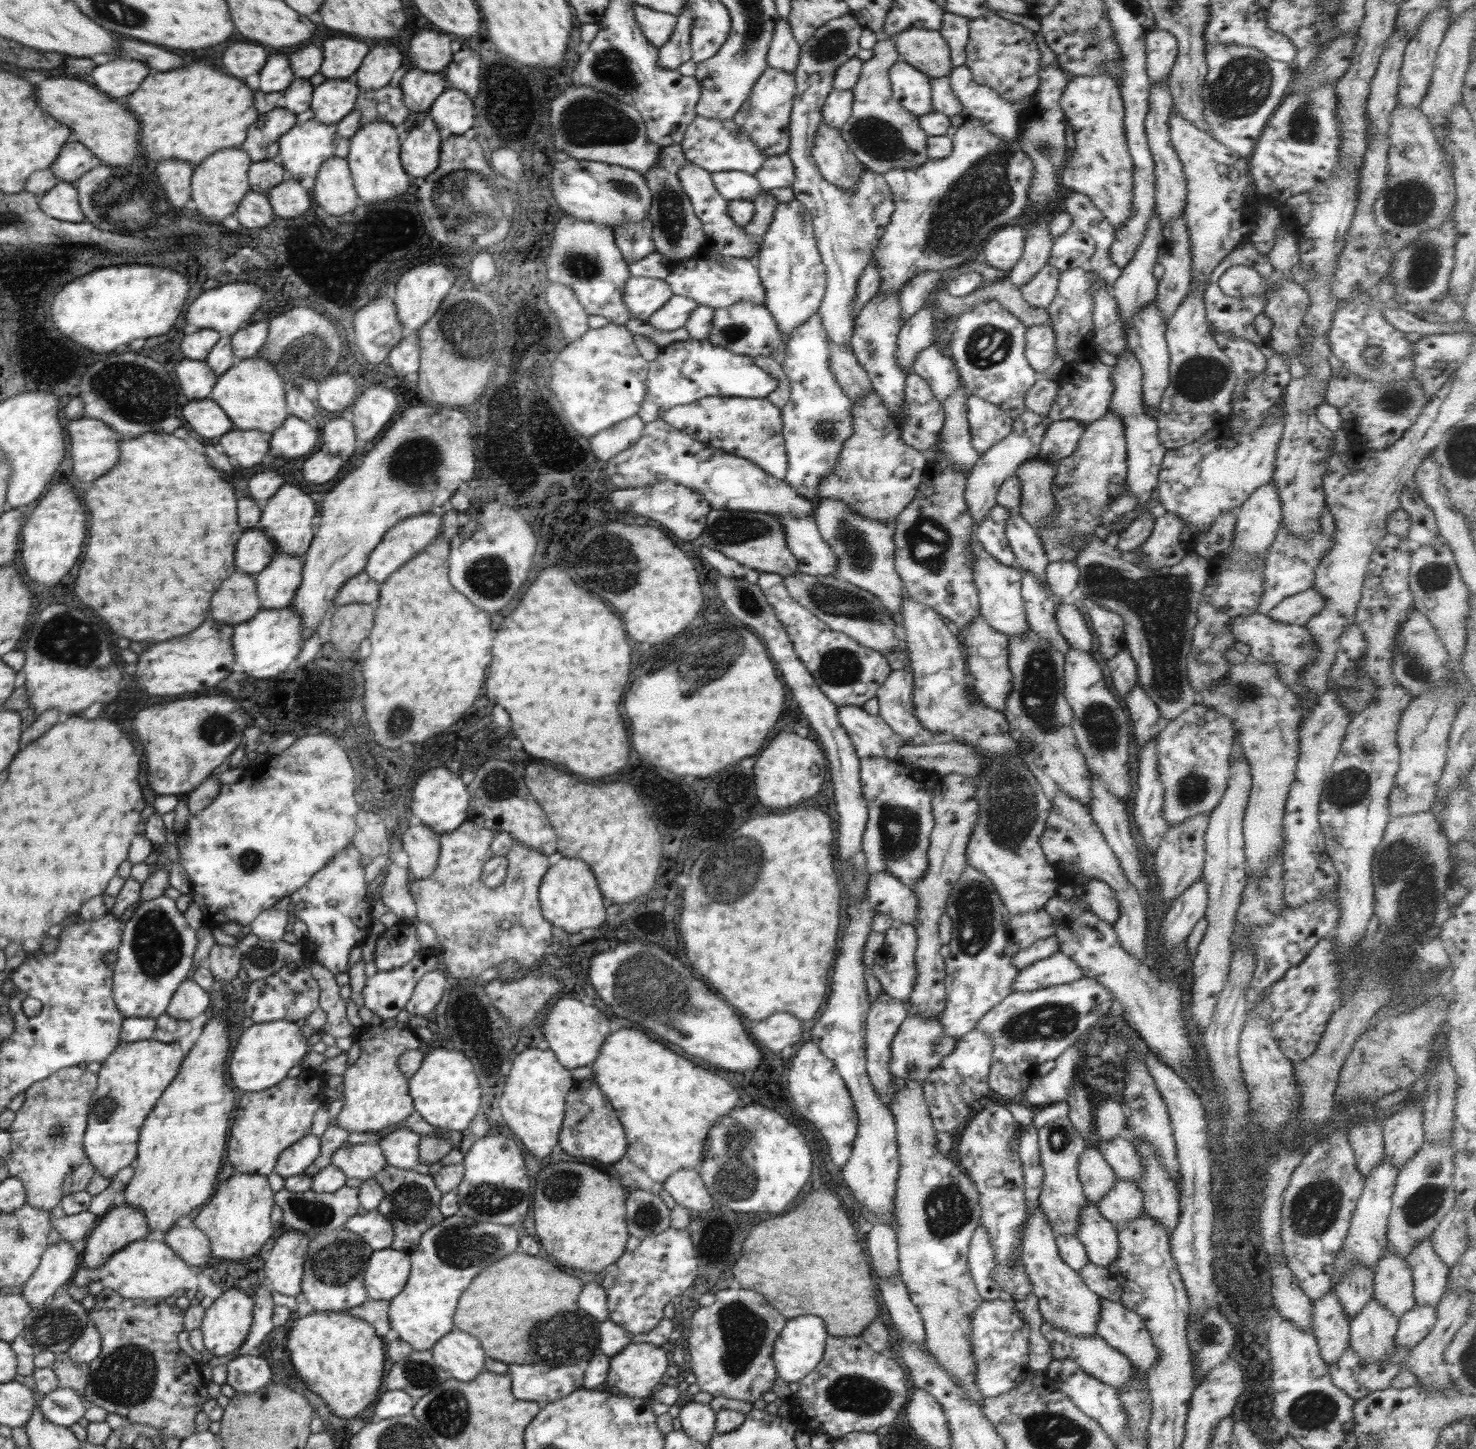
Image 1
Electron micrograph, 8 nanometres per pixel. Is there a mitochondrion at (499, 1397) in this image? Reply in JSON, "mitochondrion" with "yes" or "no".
{"mitochondrion":"no"}

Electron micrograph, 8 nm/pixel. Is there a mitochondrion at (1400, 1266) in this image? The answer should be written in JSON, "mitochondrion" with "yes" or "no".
{"mitochondrion":"no"}

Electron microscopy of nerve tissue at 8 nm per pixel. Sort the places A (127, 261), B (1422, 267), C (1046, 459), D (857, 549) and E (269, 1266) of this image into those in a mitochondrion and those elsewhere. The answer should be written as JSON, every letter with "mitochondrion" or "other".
{"A":"other","B":"mitochondrion","C":"other","D":"mitochondrion","E":"other"}

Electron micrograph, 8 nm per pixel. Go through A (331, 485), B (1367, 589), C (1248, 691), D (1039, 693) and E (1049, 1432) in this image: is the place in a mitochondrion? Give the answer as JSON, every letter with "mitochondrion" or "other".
{"A":"other","B":"other","C":"mitochondrion","D":"mitochondrion","E":"mitochondrion"}

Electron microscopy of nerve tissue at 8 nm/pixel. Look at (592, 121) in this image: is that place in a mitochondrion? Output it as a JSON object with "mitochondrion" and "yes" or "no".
{"mitochondrion":"yes"}

